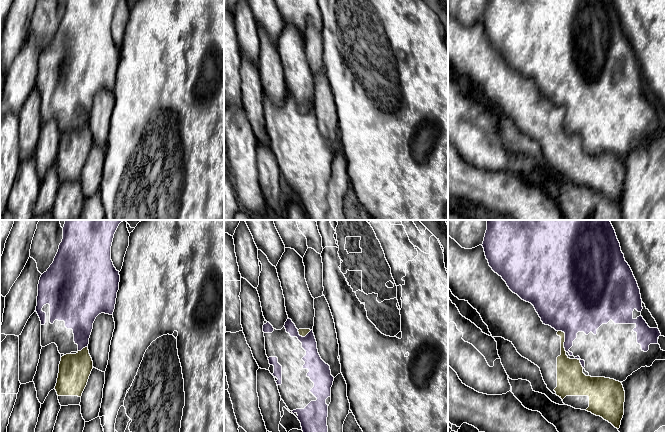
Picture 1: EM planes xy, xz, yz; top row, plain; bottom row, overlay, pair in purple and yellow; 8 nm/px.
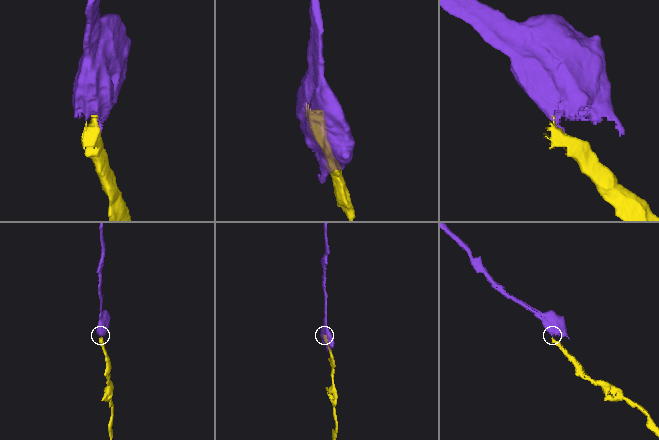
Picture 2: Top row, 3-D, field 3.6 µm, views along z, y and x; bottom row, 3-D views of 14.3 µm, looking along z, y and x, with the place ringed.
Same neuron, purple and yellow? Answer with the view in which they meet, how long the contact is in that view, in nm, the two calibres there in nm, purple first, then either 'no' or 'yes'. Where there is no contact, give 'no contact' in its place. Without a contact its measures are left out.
contact in yz; length 190 nm; calibres 380 and 190 nm; no

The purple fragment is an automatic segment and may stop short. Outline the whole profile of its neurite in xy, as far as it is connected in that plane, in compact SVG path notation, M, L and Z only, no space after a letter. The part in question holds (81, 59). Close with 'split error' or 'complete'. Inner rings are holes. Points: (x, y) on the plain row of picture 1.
M64 0L63 3L63 15L59 21L58 28L54 34L53 39L44 48L39 56L38 60L38 72L37 72L37 82L36 88L41 97L41 122L45 123L51 119L55 119L58 123L60 130L70 130L71 128L81 127L83 124L87 123L89 120L89 114L93 105L93 99L96 93L101 90L113 91L117 68L119 66L120 51L119 47L113 41L111 36L111 22L114 14L114 10L118 4L119 0Z; split error

